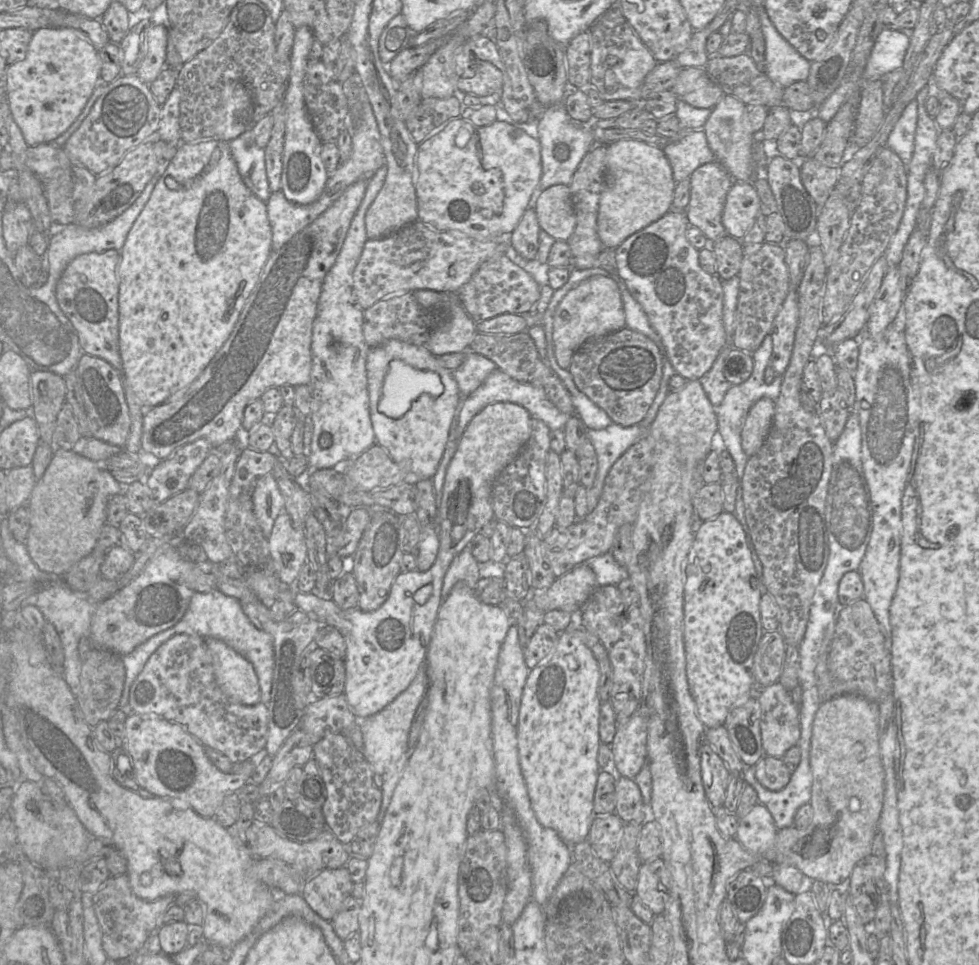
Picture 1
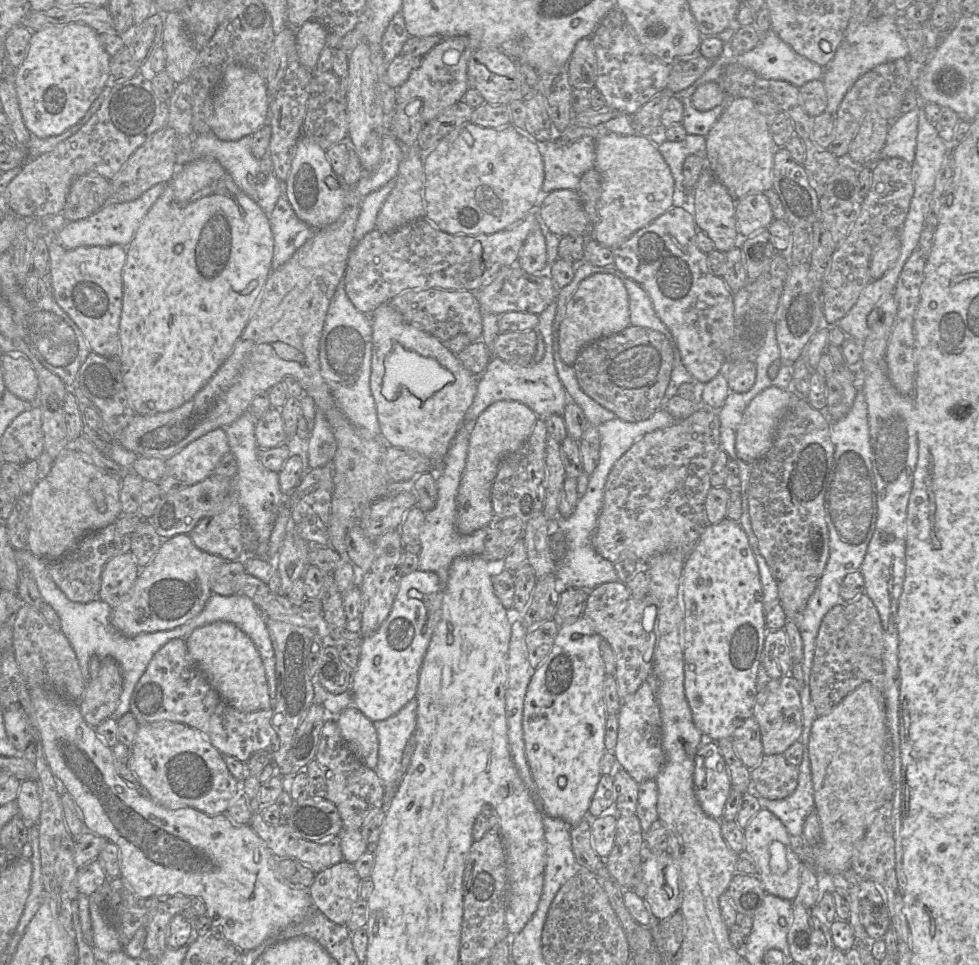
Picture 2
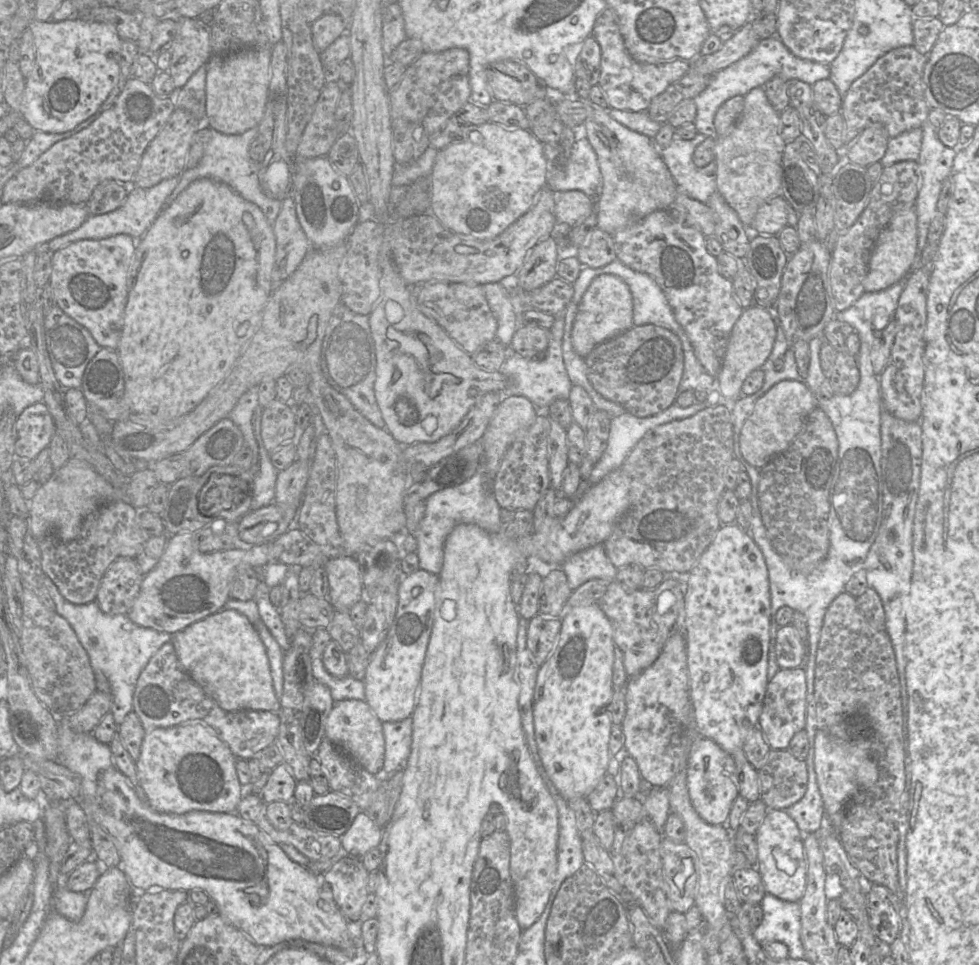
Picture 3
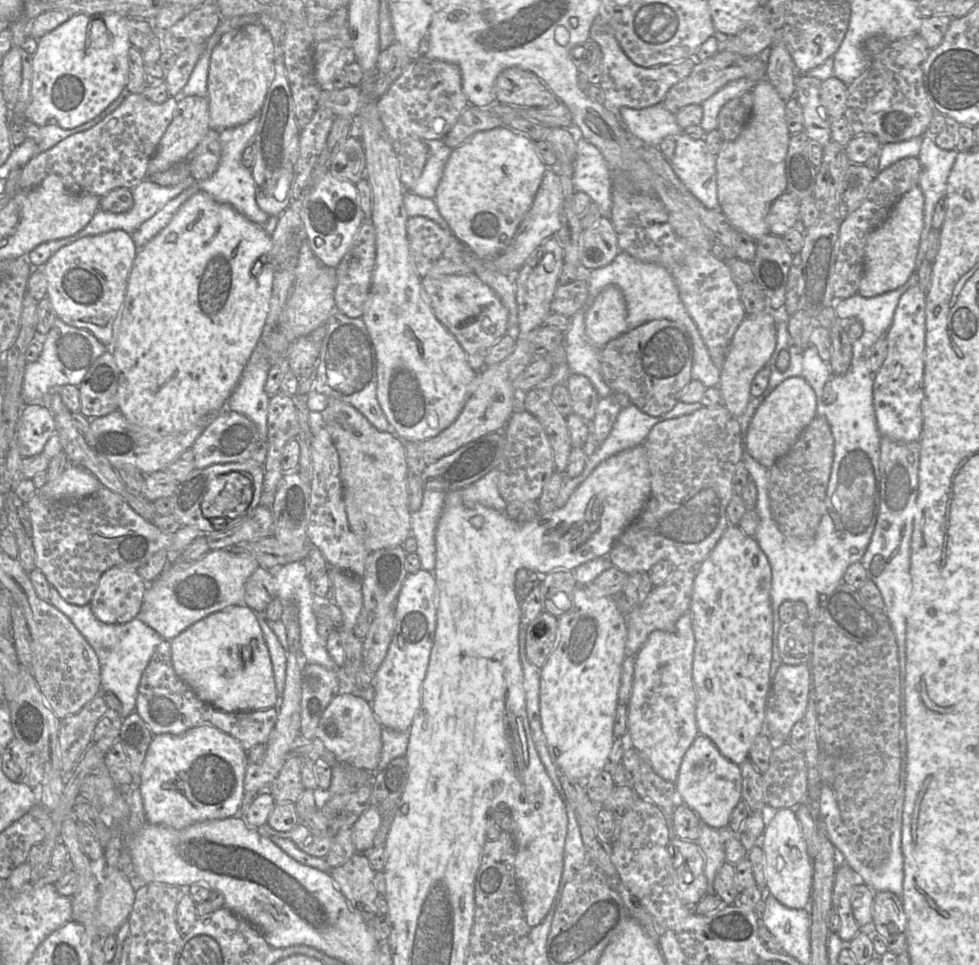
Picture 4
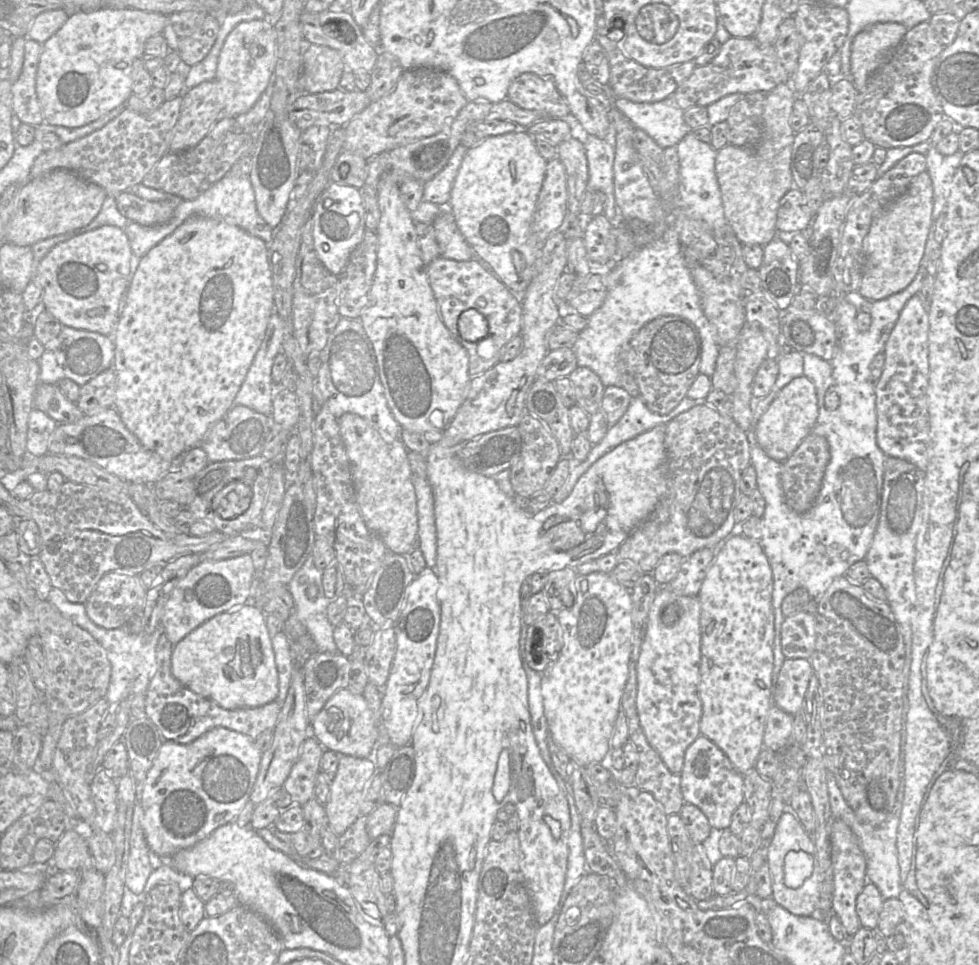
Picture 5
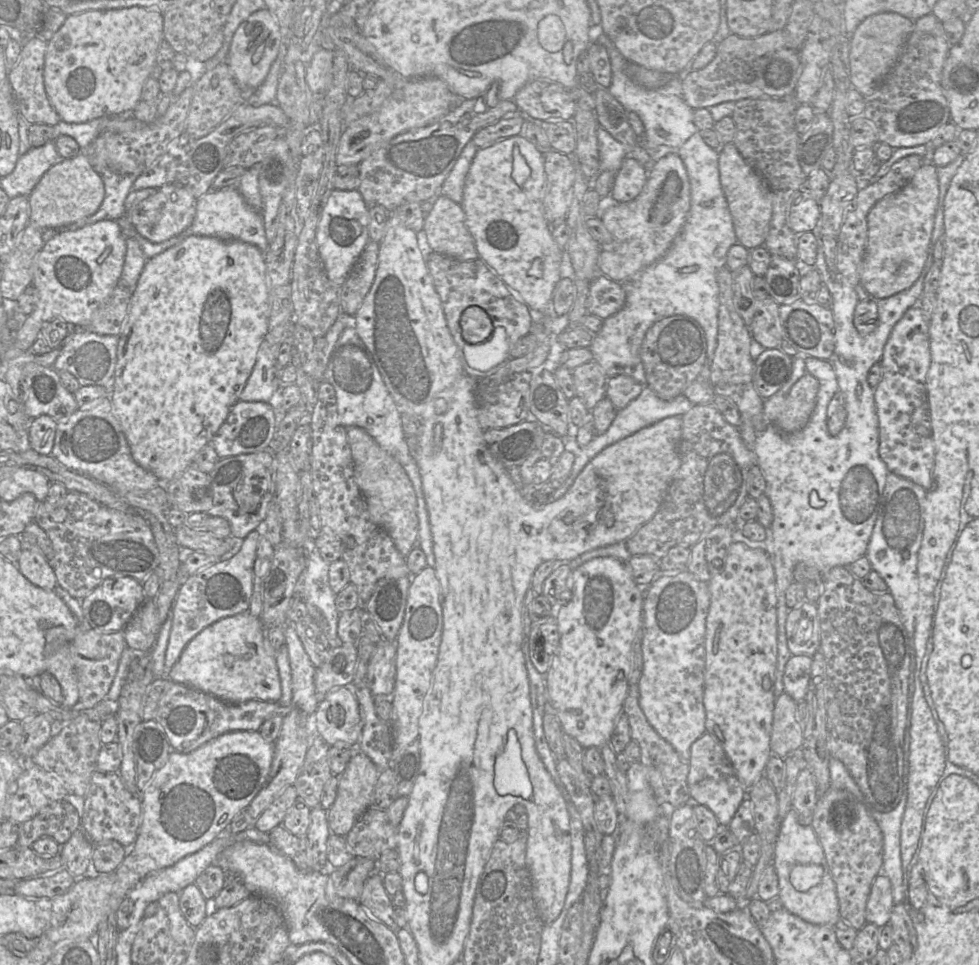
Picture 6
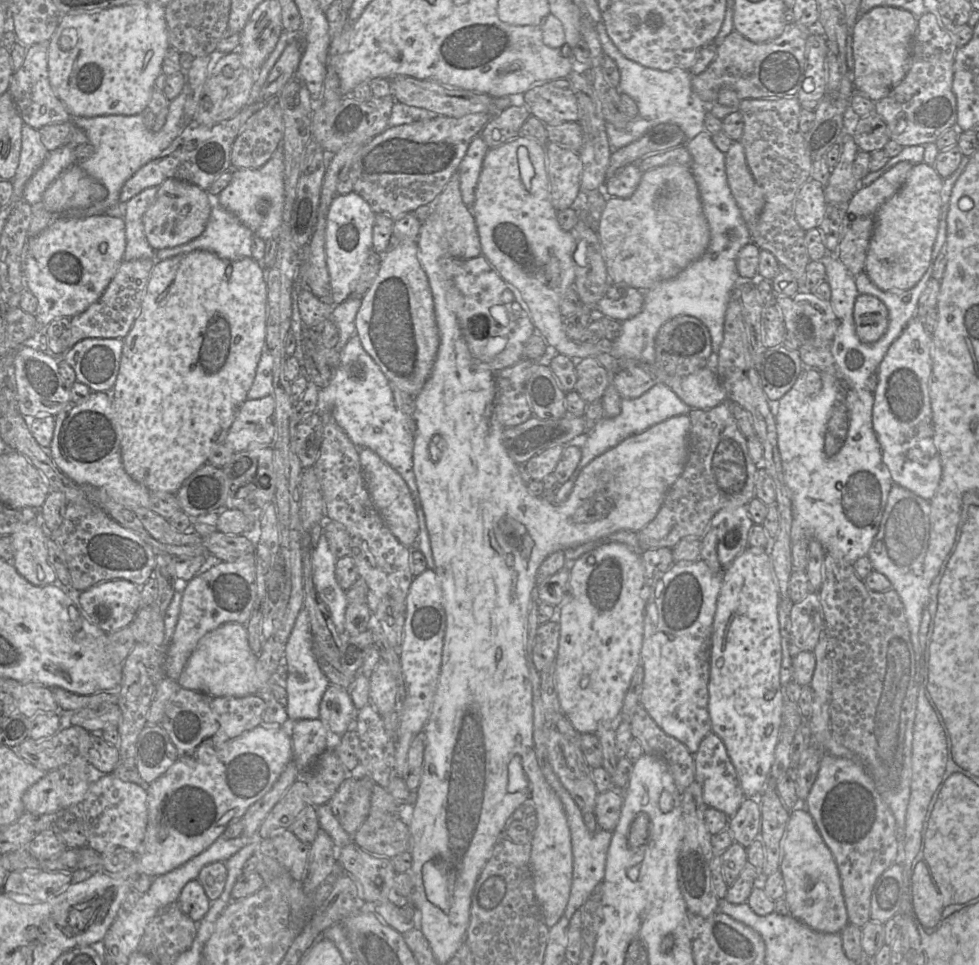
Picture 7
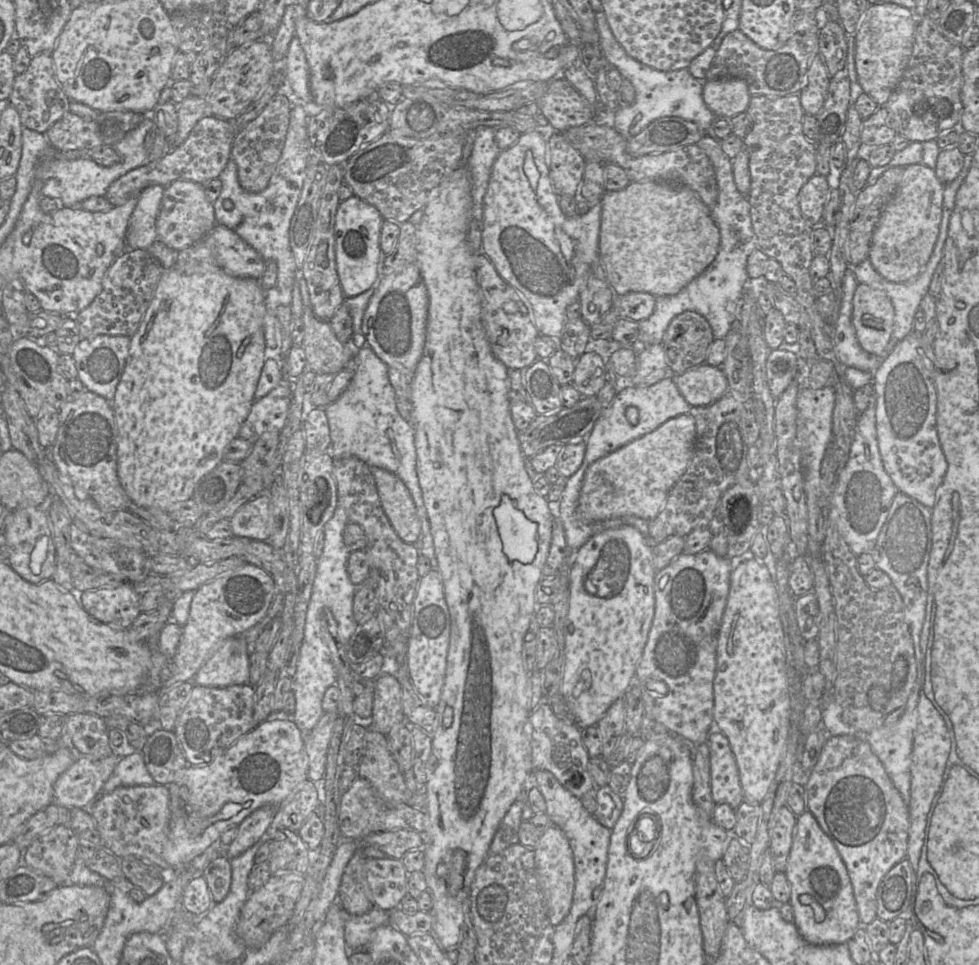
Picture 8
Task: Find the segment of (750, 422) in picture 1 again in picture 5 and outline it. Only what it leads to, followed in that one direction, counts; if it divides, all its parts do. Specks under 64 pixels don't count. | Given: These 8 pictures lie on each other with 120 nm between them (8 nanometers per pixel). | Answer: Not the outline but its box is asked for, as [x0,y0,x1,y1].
[756,375,818,463]

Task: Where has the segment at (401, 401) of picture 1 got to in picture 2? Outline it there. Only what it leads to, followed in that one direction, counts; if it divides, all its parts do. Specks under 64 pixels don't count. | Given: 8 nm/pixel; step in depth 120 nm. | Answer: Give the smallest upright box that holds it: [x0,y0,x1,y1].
[381,343,454,401]

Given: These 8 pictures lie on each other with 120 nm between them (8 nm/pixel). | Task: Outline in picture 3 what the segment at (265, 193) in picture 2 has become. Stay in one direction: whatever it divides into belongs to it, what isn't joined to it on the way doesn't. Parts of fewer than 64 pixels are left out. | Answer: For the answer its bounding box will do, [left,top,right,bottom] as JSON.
[165,127,282,225]

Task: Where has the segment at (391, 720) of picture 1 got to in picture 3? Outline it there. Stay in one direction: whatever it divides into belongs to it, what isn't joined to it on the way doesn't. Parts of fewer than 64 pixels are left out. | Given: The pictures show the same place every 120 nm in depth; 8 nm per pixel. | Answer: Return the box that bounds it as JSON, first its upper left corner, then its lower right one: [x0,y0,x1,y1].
[379,716,412,777]

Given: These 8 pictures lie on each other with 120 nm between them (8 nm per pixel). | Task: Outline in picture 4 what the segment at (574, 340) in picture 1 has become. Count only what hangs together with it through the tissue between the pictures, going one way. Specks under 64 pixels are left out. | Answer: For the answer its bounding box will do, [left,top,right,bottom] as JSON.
[585,285,627,350]

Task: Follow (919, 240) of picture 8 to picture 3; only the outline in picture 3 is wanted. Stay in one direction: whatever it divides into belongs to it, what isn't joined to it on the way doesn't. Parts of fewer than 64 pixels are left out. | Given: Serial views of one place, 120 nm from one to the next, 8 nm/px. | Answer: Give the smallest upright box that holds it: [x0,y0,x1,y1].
[863,207,917,292]

